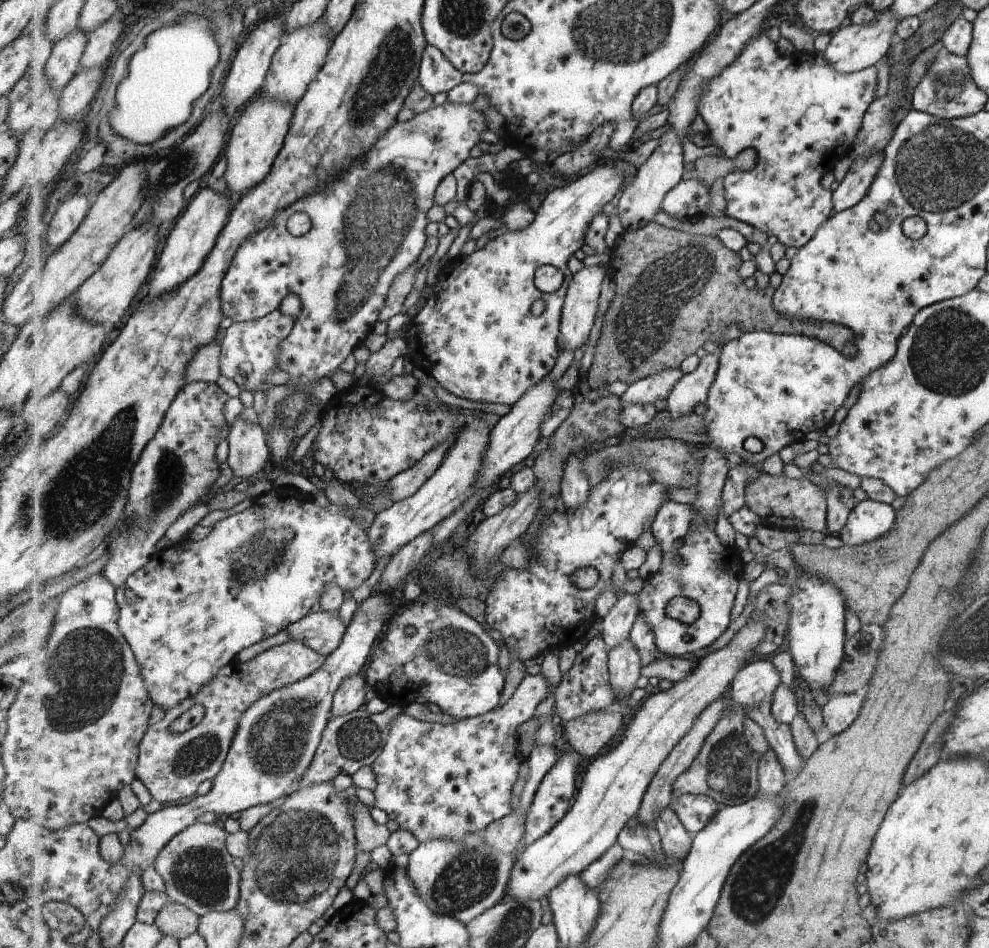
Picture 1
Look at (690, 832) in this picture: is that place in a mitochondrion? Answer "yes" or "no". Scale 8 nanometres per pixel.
no

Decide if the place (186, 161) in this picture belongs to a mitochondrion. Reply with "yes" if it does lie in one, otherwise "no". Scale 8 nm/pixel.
yes

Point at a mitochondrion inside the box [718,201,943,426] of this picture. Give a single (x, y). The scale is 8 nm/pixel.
(877, 217)

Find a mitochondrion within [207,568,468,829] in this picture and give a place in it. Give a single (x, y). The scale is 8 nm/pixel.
(277, 742)

